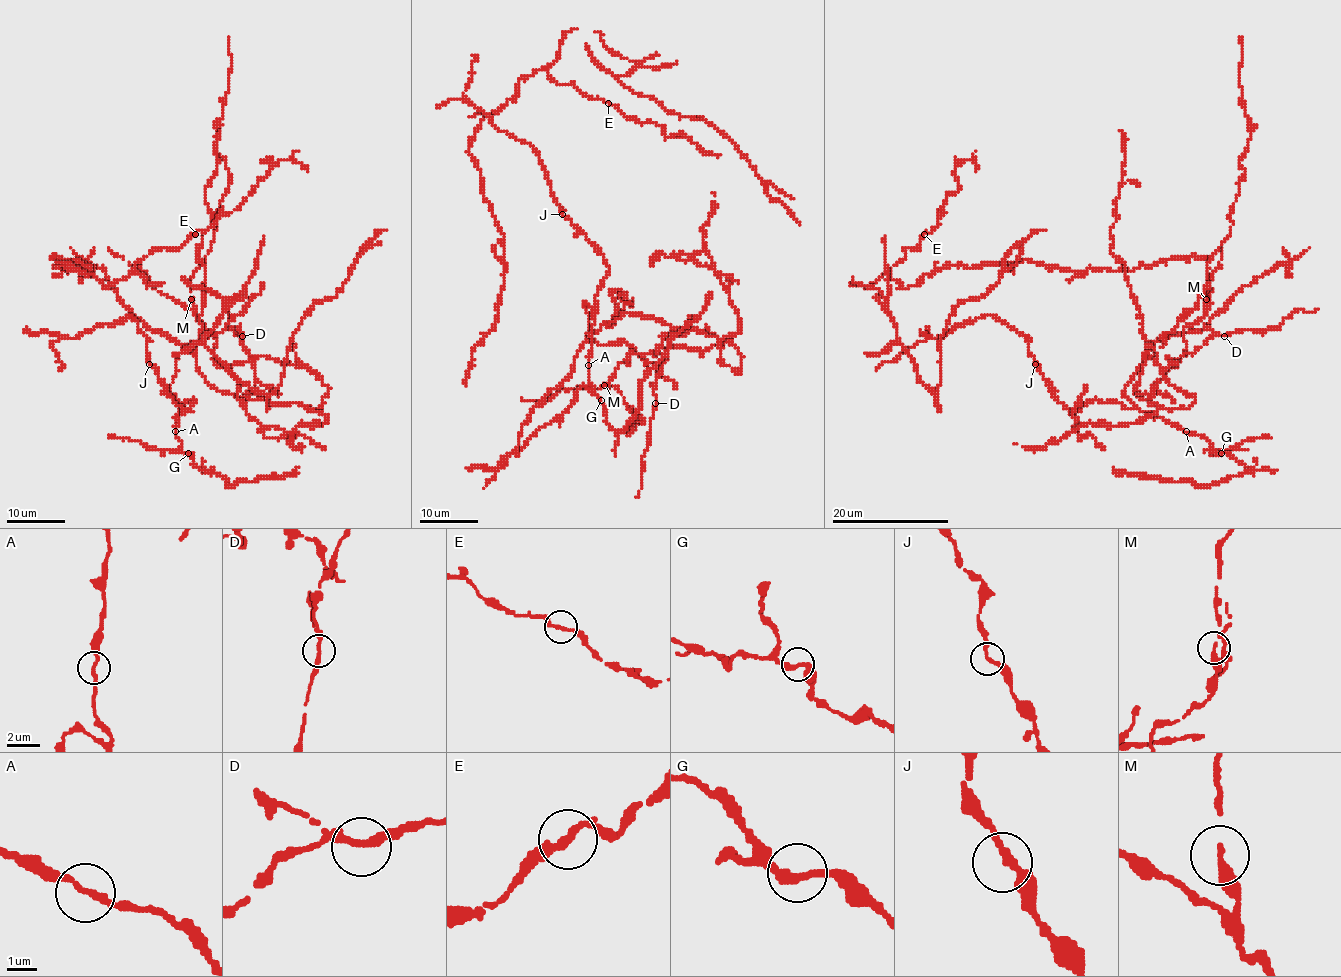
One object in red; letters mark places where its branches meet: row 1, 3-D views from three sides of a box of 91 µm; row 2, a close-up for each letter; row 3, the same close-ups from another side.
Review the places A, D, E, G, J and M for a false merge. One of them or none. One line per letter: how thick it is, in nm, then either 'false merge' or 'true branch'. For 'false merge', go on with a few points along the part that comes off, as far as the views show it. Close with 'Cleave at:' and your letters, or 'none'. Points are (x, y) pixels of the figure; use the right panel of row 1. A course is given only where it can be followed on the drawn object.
A: calibre 240 nm; true branch
D: calibre 260 nm; true branch
E: calibre 240 nm; true branch
G: calibre 240 nm; true branch
J: calibre 240 nm; true branch
M: calibre 240 nm; false merge; course (1206, 299), (1208, 263), (1231, 232), (1229, 212), (1250, 133), (1238, 71), (1240, 38)
Cleave at: M

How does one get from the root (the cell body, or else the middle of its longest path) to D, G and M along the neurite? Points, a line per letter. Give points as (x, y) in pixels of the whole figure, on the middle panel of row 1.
D: (601, 281), (597, 310), (584, 303), (591, 334), (626, 312), (685, 334), (667, 343), (655, 403)
G: (601, 281), (595, 297), (597, 312), (588, 365), (588, 382), (601, 400)
M: (601, 281), (591, 334), (628, 312), (715, 337), (736, 373), (742, 354), (632, 353), (604, 385)

